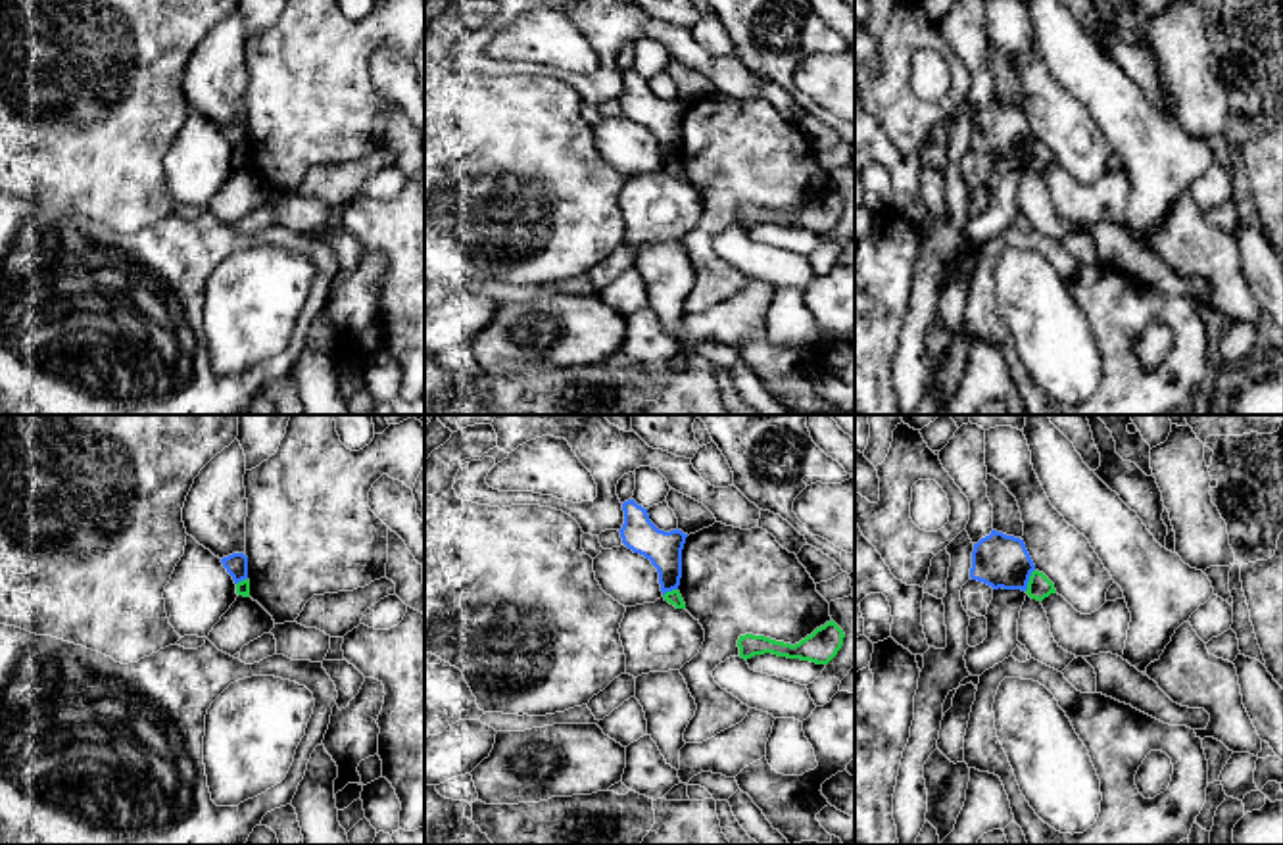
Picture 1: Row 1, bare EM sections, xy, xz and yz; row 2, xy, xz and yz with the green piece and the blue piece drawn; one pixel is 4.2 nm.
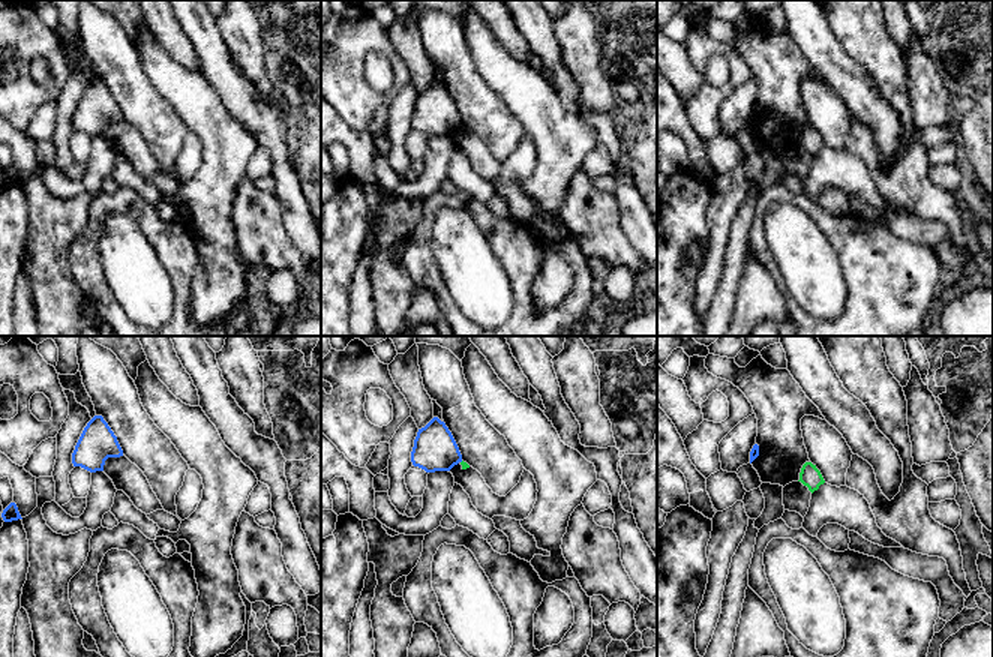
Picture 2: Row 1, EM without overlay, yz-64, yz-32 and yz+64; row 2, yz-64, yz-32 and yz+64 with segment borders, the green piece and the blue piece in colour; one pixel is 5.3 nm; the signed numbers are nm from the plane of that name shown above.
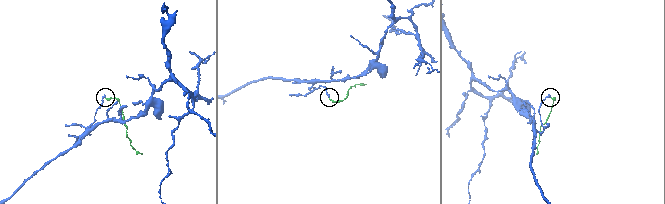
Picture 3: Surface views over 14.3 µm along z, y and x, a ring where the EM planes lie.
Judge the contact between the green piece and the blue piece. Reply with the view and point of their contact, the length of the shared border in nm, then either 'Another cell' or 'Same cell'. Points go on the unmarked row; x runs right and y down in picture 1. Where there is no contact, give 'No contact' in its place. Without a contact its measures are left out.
Touches green at yz (1030, 150). Shared border 100 nm. Another cell

